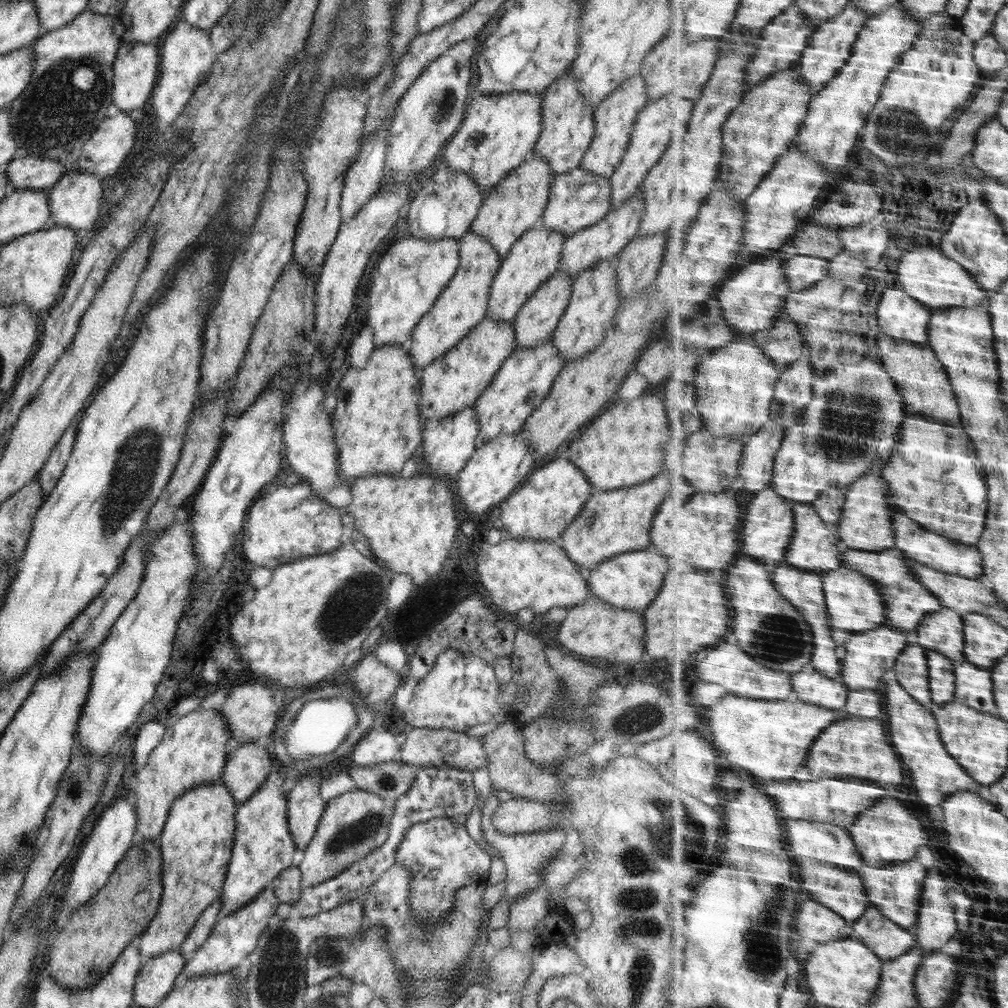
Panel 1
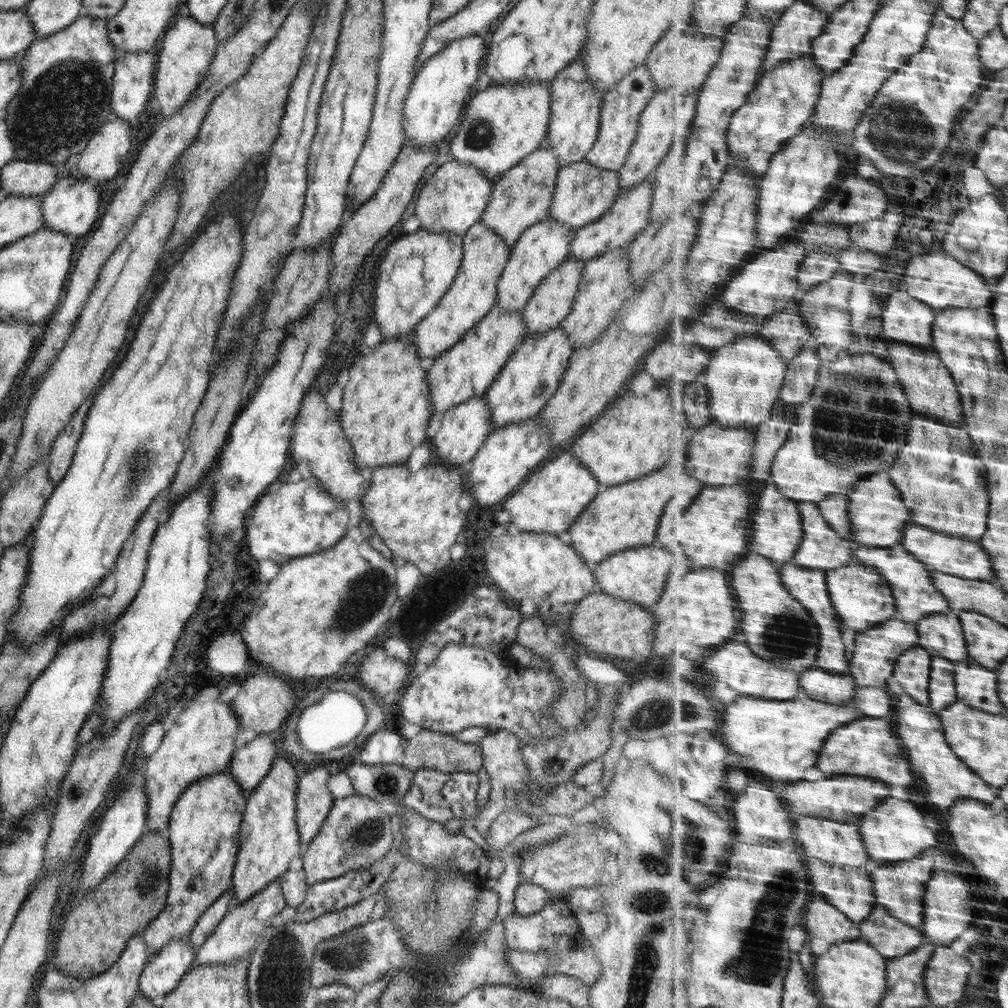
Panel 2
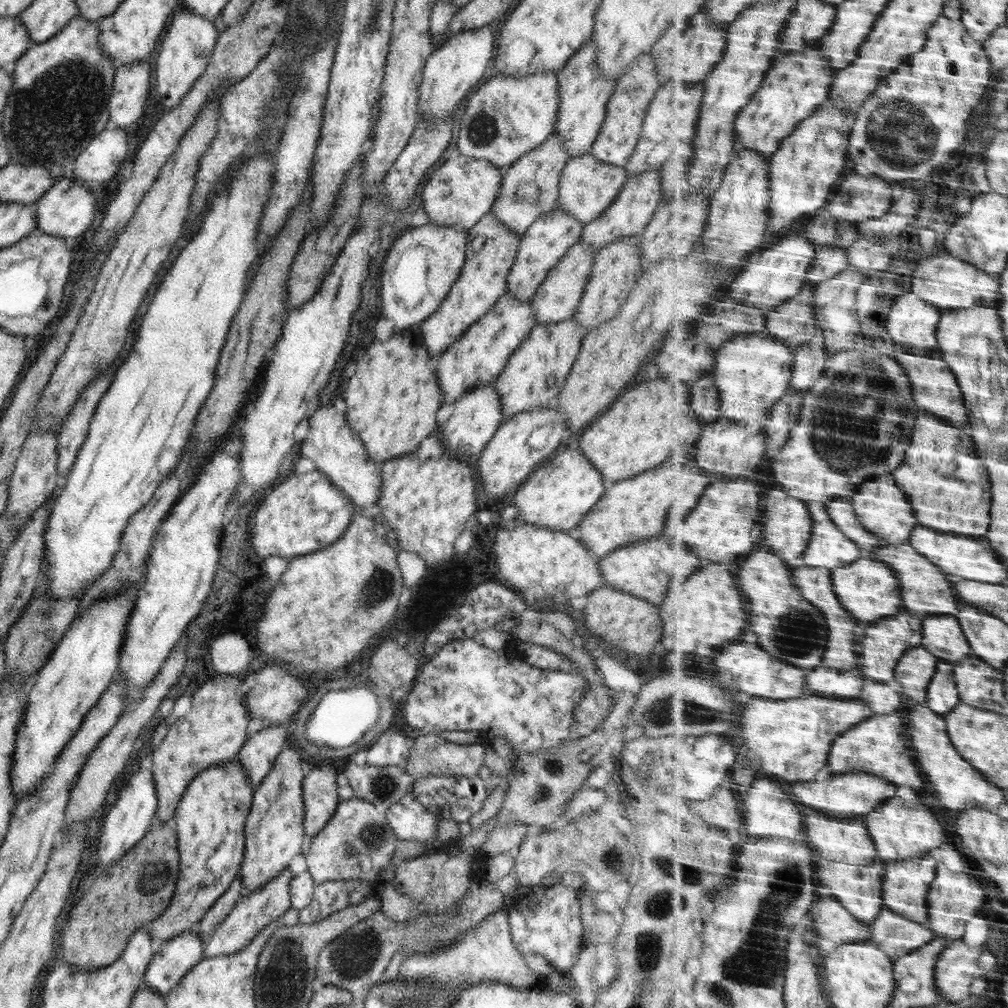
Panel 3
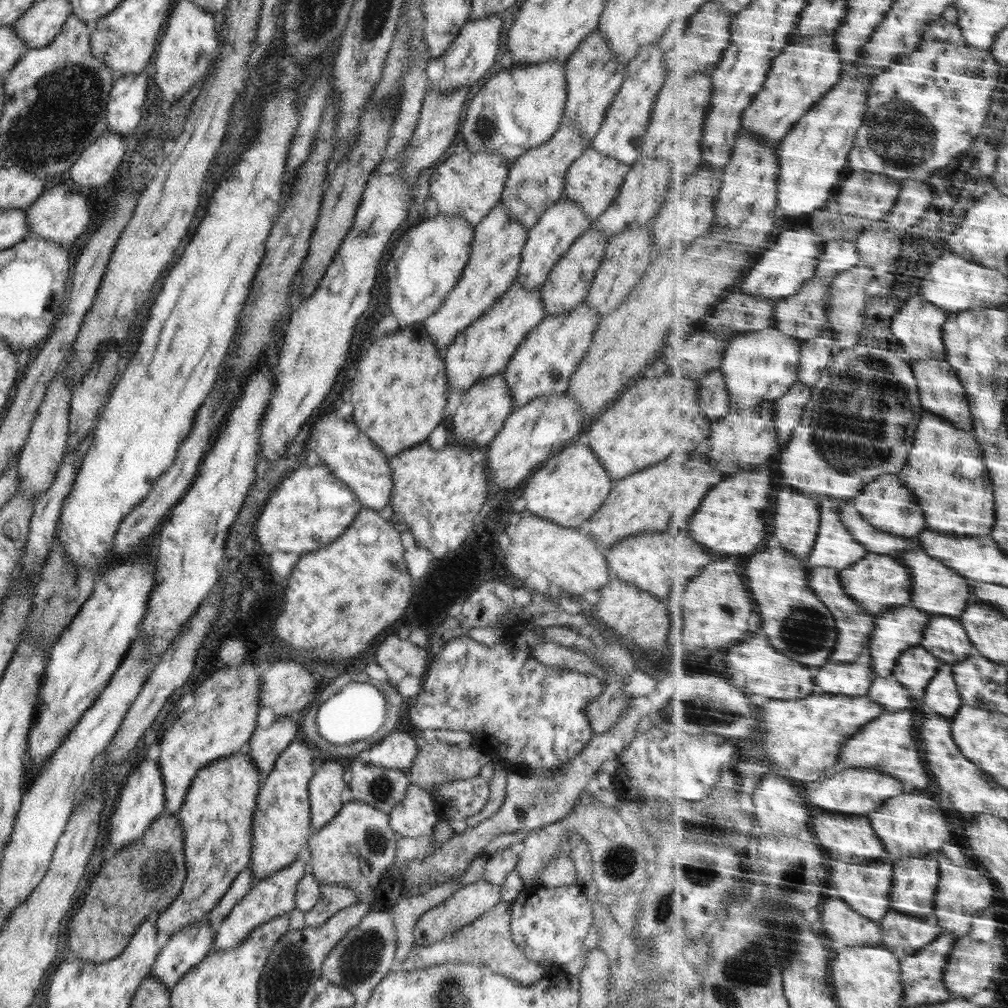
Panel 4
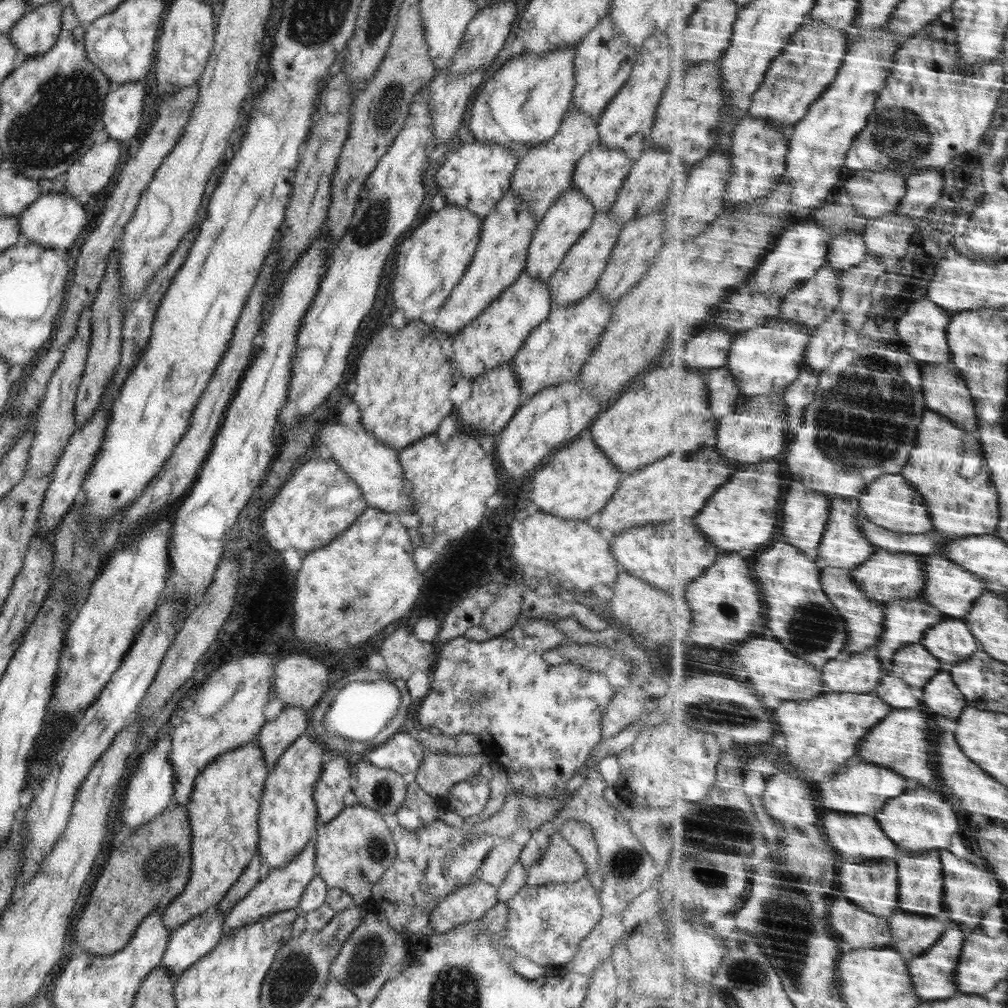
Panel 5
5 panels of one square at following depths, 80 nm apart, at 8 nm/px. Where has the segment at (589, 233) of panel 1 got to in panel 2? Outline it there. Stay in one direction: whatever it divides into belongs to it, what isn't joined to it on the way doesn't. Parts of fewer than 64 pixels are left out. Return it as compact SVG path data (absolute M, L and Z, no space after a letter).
M646 179L626 193L619 195L598 220L579 228L570 243L571 256L577 260L590 260L615 248L626 248L649 225L651 195L654 187Z

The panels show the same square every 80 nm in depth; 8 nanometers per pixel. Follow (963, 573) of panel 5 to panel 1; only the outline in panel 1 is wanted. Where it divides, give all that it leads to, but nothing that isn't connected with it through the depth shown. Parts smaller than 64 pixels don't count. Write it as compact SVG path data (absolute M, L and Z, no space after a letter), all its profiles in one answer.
M894 547L886 551L866 551L845 548L844 565L850 570L860 570L869 574L877 584L882 587L882 595L886 596L886 604L889 607L889 620L887 624L893 624L907 634L916 632L924 618L929 614L937 613L944 609L945 603L938 599L934 592L926 587L925 583L913 572L913 560L906 552Z

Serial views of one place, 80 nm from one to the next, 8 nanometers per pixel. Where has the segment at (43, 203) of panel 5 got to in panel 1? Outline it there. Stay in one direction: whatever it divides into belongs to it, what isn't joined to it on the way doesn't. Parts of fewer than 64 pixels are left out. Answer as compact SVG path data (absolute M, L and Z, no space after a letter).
M76 169L76 172L66 172L59 178L59 182L48 190L51 223L70 227L80 235L92 229L96 220L100 218L100 204L102 204L102 179L89 172Z

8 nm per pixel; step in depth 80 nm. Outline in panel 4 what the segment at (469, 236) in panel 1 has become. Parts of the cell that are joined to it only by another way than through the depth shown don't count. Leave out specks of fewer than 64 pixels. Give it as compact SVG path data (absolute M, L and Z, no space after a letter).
M499 203L474 227L468 262L437 311L422 322L438 349L449 346L469 324L482 316L515 282L528 228L509 218L505 204Z

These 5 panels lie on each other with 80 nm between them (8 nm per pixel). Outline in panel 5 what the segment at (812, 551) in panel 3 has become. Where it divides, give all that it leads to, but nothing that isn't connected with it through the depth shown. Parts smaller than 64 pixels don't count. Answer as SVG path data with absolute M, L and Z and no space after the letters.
M860 497L834 498L832 514L834 516L830 517L829 529L826 530L824 541L819 548L819 557L816 559L817 562L822 562L820 567L835 566L854 570L877 556L880 546L870 542L869 536L862 531L859 518L864 515L864 510L861 508Z

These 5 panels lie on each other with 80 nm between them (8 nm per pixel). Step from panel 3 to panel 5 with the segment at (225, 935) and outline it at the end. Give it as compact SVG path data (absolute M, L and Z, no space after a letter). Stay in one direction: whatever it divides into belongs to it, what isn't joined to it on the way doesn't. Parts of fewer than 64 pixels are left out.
M313 839L312 844L313 845L305 847L300 854L297 854L284 866L273 868L269 872L265 872L264 877L226 914L223 922L223 932L230 933L251 922L256 922L260 920L260 918L270 916L275 912L297 908L299 906L299 900L302 898L303 890L312 878L314 878L314 874L316 874L315 839Z

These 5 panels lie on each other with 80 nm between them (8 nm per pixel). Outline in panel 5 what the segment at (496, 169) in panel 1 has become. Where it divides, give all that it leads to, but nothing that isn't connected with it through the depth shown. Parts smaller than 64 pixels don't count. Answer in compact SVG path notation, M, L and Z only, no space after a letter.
M576 45L560 48L556 51L548 51L544 55L532 53L520 54L515 60L508 61L500 68L484 86L480 94L472 104L472 116L468 124L470 132L475 141L486 140L505 146L513 154L522 154L537 143L550 140L560 128L563 119L573 104L573 90L576 86L576 75L574 75L574 58L576 58Z

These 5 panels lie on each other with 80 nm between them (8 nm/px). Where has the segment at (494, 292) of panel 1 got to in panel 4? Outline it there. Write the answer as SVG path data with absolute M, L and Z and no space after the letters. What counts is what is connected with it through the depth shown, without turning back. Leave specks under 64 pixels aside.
M561 197L557 201L557 204L541 213L538 222L535 222L534 226L528 229L529 235L522 249L520 266L516 278L519 284L528 290L540 288L546 282L550 270L553 269L557 260L565 256L565 252L570 248L570 245L579 236L587 232L591 223L592 220L586 216L581 206L574 204L565 197Z

